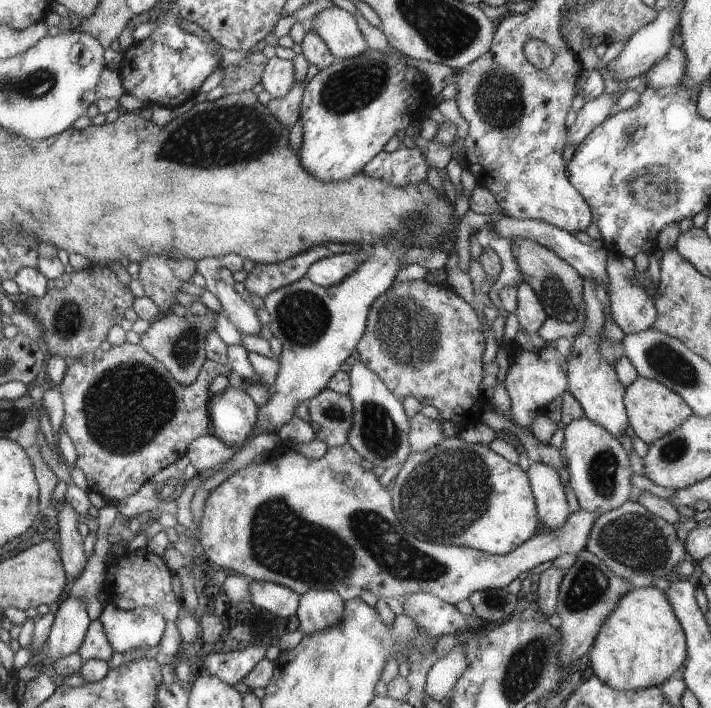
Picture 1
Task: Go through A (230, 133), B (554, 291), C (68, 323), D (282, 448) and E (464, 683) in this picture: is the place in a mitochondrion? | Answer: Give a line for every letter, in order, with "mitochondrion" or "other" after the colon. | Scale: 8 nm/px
A: mitochondrion
B: mitochondrion
C: mitochondrion
D: other
E: other

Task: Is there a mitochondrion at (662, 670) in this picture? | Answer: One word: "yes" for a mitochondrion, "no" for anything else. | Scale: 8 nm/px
no

